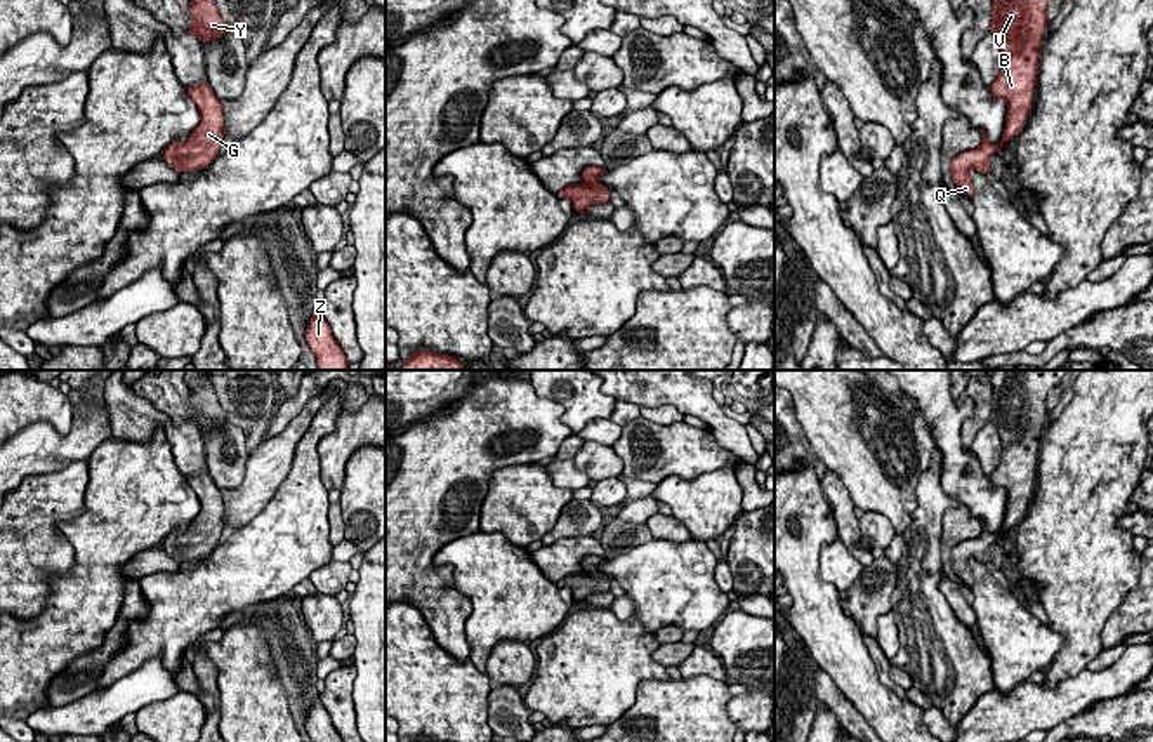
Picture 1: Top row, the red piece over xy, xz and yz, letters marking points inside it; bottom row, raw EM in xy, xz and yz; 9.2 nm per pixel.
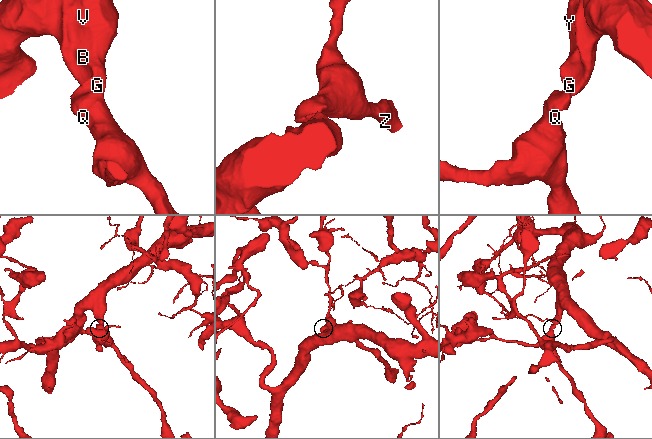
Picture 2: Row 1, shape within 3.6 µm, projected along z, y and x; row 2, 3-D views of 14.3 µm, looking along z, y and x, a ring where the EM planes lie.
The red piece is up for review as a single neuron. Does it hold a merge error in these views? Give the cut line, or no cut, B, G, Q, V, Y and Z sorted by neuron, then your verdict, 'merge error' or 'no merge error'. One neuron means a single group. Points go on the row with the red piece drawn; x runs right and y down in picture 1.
no cut | B G Q V Y Z | no merge error

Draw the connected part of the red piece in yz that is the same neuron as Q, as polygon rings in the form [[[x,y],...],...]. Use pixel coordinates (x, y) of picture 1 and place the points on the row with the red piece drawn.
[[[993,0],[990,33],[1000,47],[1000,73],[990,85],[993,97],[1007,101],[1005,129],[998,144],[990,144],[981,132],[976,149],[962,151],[952,160],[952,179],[972,200],[974,188],[969,170],[990,172],[990,156],[1000,153],[1014,136],[1021,134],[1031,111],[1037,87],[1042,36],[1051,0]]]

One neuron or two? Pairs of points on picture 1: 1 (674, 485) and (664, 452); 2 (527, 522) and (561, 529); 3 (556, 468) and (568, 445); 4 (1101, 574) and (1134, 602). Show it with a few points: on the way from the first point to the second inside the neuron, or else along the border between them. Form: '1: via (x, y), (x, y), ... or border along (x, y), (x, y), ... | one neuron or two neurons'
1: border along (711, 470), (693, 478), (665, 476), (657, 485) | two neurons
2: border along (572, 497), (561, 510), (558, 522), (540, 539) | two neurons
3: border along (556, 457), (572, 459) | two neurons
4: border along (1134, 584), (1103, 628) | two neurons

